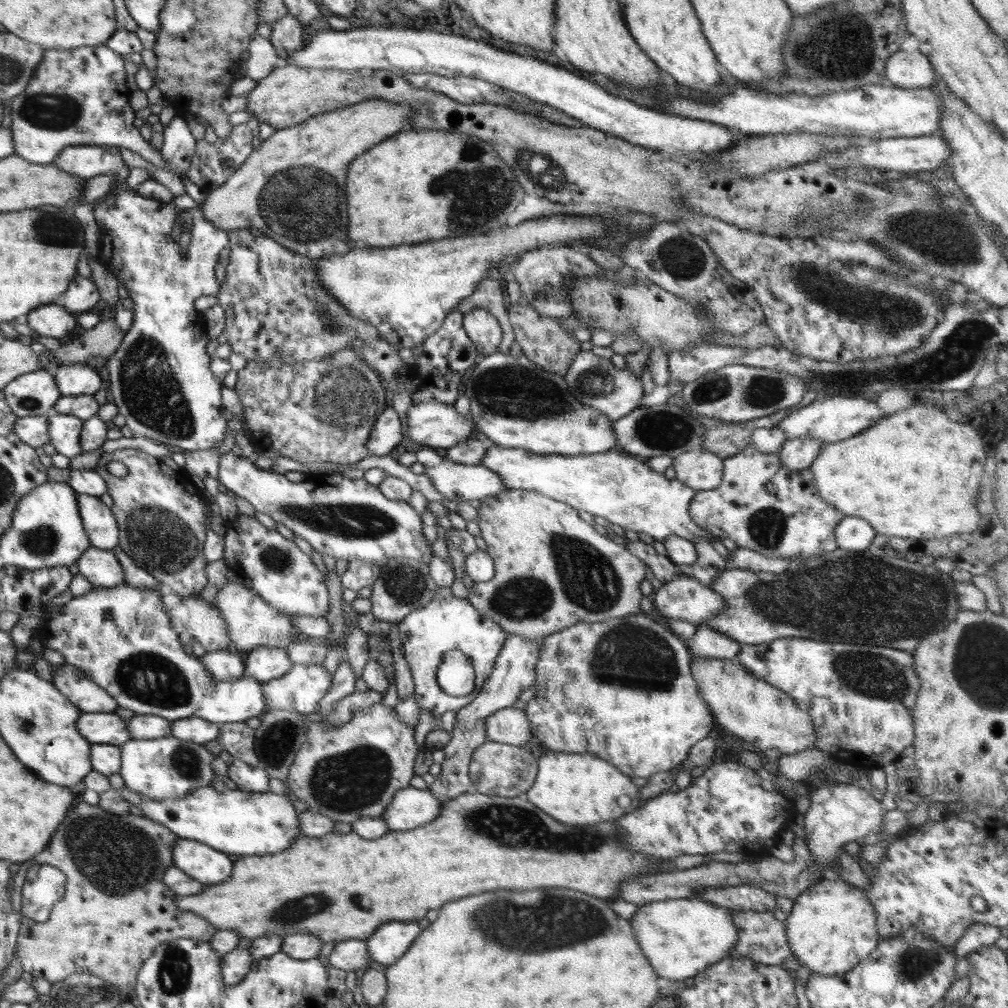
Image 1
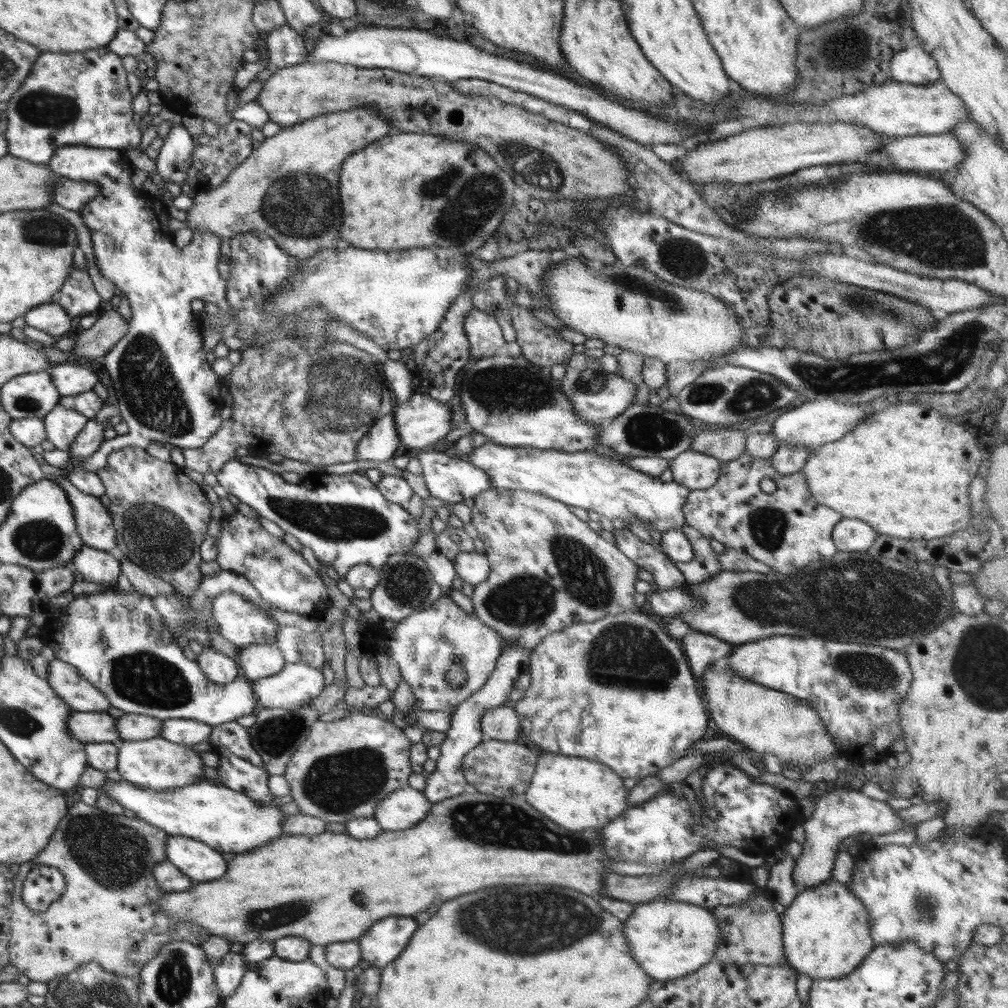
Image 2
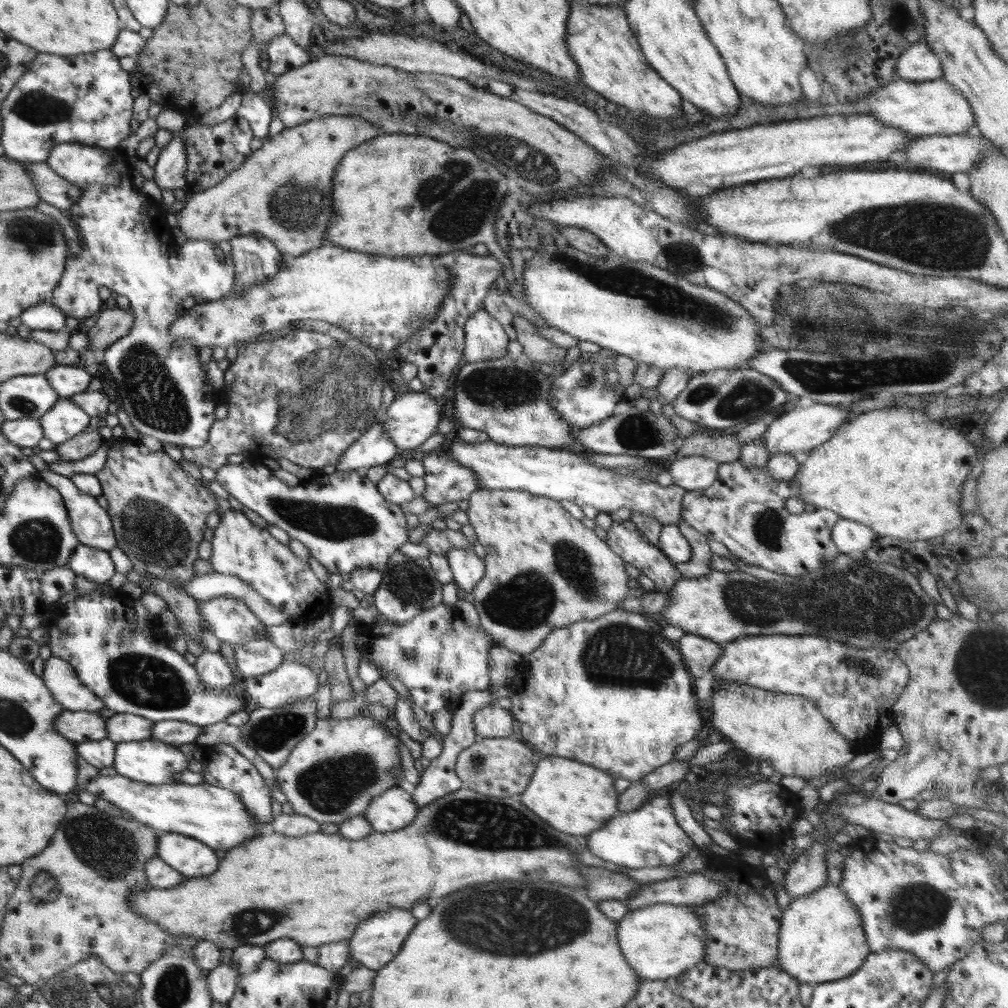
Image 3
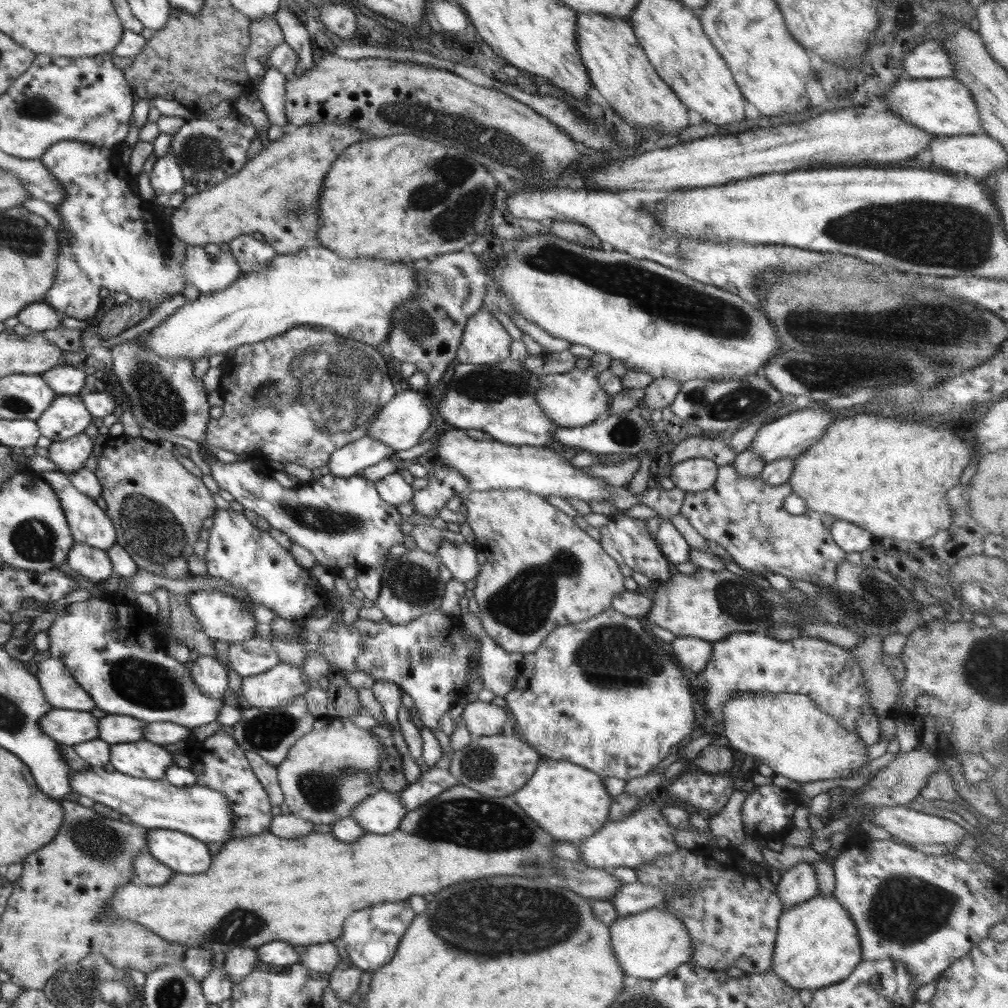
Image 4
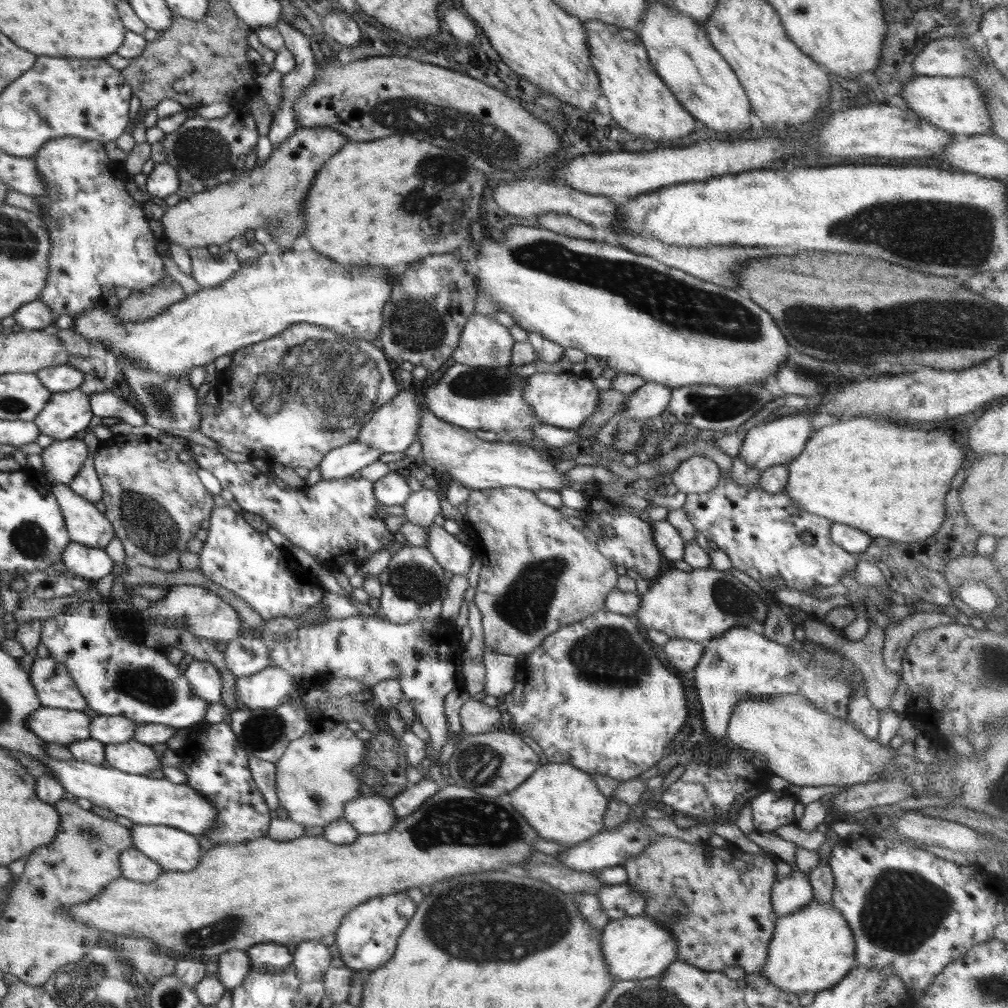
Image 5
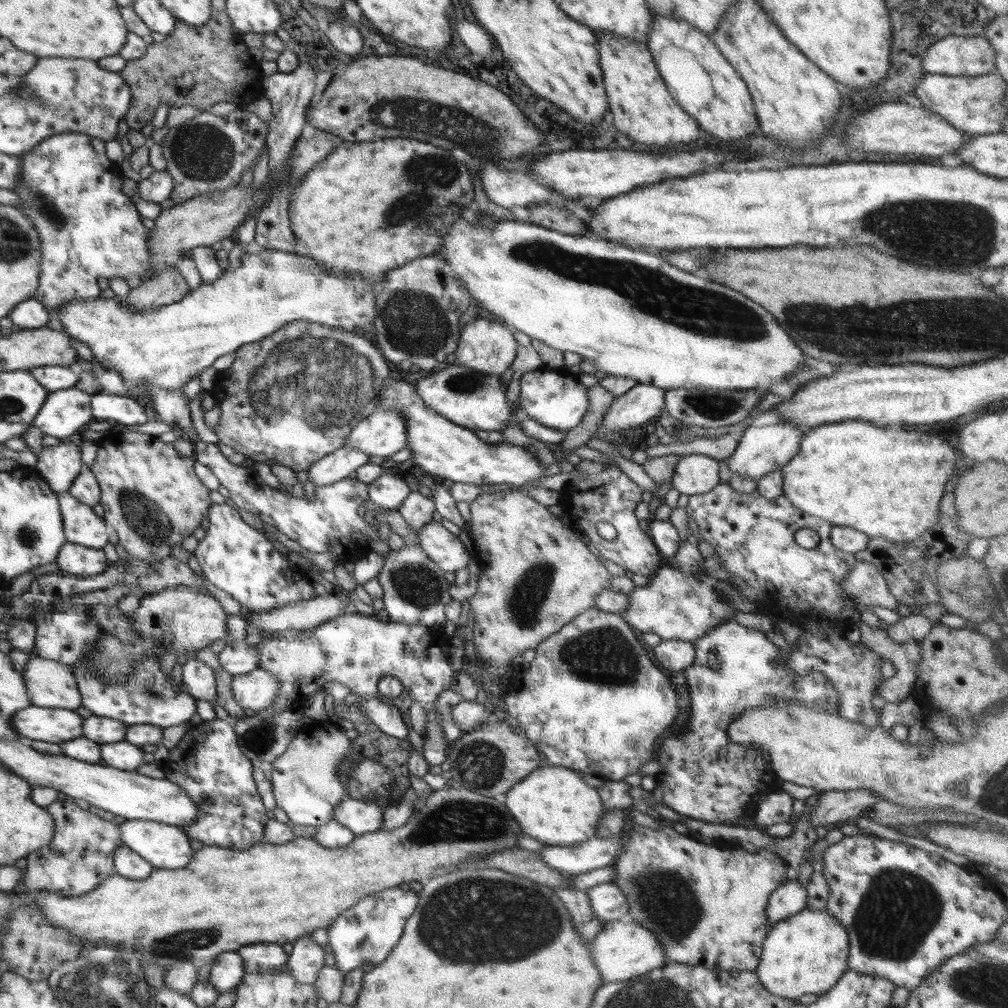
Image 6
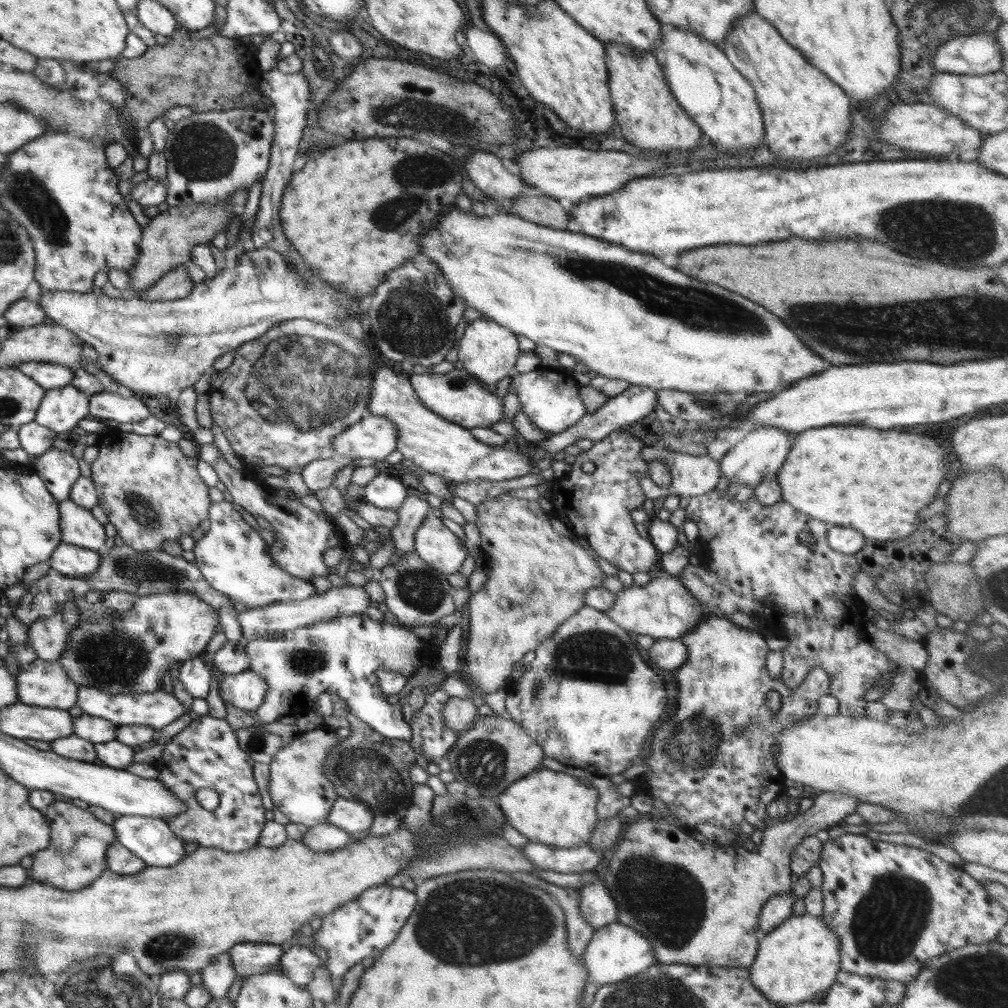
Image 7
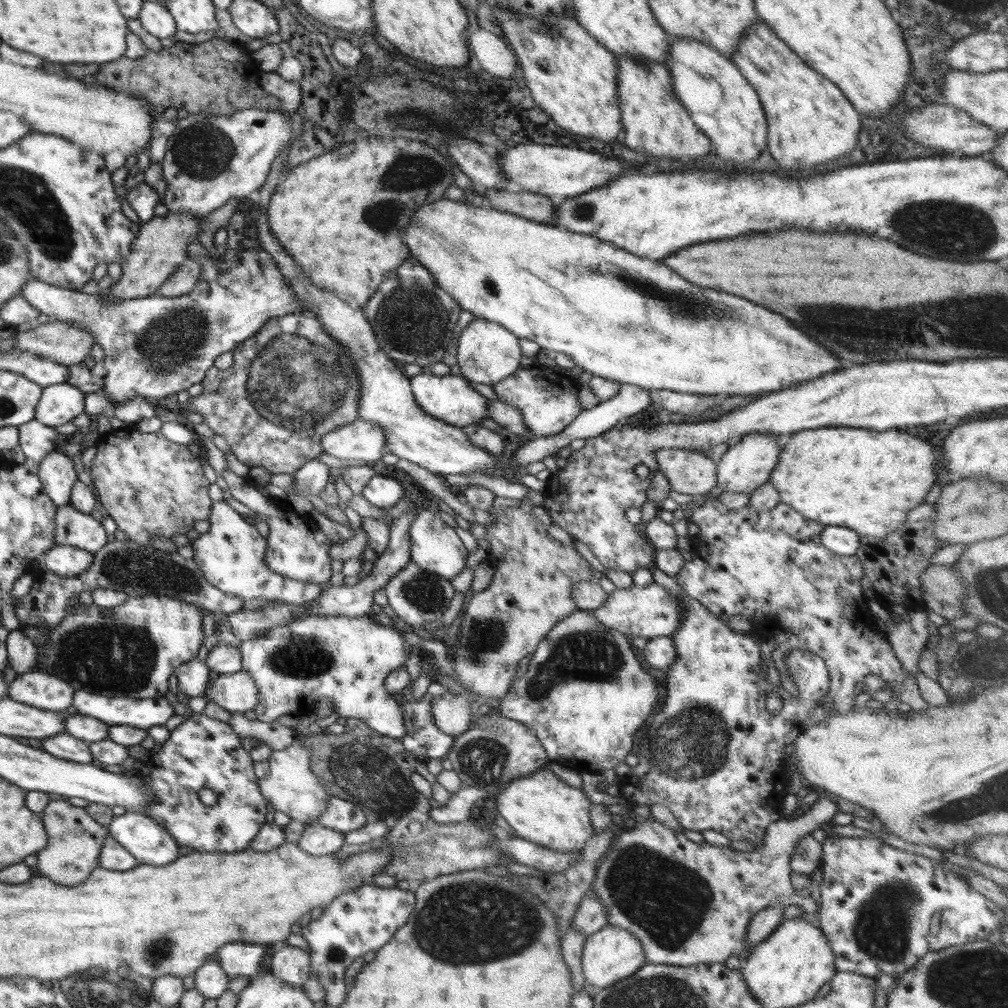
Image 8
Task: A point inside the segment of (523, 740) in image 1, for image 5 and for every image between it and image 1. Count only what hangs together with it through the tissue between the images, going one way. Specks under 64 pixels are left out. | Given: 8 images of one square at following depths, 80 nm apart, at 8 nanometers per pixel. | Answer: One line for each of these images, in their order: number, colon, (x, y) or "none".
2: (501, 723)
3: (492, 721)
4: (482, 718)
5: (476, 717)

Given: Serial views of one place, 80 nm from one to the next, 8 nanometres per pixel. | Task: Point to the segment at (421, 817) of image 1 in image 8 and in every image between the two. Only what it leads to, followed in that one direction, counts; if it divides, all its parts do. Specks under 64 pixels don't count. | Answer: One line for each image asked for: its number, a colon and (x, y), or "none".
2: (402, 808)
3: (393, 810)
4: (381, 813)
5: (370, 814)
6: (360, 816)
7: (353, 816)
8: (341, 815)

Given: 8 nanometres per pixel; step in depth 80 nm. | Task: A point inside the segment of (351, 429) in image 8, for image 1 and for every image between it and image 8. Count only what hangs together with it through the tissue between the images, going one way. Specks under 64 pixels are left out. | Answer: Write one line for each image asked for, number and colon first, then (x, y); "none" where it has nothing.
1: (434, 424)
2: (421, 421)
3: (412, 417)
4: (400, 423)
5: (393, 428)
6: (382, 433)
7: (373, 437)

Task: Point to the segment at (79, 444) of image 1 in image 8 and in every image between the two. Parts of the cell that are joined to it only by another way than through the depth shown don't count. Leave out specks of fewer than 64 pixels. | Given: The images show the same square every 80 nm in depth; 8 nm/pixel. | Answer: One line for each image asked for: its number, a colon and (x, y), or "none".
2: (62, 424)
3: (66, 420)
4: (68, 415)
5: (66, 413)
6: (67, 410)
7: (62, 408)
8: (59, 403)

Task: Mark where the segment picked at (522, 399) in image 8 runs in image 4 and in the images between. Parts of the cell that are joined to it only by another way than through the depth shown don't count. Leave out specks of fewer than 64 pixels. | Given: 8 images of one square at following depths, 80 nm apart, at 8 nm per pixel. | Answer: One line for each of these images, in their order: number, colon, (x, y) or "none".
4: (575, 398)
5: (565, 400)
6: (556, 399)
7: (550, 398)

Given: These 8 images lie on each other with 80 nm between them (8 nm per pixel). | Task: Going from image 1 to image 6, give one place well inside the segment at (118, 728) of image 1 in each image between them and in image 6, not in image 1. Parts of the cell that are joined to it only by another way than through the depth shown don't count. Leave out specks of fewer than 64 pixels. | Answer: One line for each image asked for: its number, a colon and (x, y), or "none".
2: (89, 727)
3: (78, 726)
4: (70, 727)
5: (62, 726)
6: (34, 722)

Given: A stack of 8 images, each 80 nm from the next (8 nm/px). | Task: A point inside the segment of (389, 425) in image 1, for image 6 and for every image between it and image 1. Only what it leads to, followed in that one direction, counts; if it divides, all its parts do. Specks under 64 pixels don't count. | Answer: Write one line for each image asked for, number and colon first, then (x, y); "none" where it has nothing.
2: (382, 442)
3: (374, 448)
4: (351, 460)
5: (347, 461)
6: (337, 466)

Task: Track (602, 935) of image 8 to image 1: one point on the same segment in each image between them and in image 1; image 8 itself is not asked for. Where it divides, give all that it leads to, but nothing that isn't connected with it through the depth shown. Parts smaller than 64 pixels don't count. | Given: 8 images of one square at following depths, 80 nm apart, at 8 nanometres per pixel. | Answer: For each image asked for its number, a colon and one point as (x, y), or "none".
1: (680, 937)
2: (669, 939)
3: (659, 941)
4: (648, 945)
5: (635, 948)
6: (623, 949)
7: (616, 952)

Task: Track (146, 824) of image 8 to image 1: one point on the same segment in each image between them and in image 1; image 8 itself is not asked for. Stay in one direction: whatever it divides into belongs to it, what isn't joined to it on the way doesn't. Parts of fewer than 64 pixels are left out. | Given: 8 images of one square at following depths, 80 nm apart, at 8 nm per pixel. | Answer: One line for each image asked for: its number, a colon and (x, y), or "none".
1: (198, 860)
2: (197, 860)
3: (193, 858)
4: (185, 854)
5: (173, 849)
6: (165, 846)
7: (151, 839)

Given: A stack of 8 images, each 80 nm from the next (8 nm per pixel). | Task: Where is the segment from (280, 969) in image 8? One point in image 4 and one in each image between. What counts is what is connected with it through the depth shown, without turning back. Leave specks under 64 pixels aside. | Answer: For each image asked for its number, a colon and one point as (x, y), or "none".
4: (320, 958)
5: (312, 959)
6: (306, 958)
7: (298, 963)

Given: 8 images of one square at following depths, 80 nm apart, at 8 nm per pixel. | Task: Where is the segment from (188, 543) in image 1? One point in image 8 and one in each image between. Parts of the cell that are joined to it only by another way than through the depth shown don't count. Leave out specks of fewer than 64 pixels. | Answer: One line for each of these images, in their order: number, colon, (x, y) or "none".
2: (161, 516)
3: (159, 512)
4: (158, 508)
5: (156, 502)
6: (151, 496)
7: (151, 492)
8: (151, 487)

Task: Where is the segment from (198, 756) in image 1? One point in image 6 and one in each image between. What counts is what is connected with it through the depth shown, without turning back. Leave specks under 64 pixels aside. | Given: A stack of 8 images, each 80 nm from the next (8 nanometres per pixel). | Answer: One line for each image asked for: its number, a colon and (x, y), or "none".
2: (156, 763)
3: (151, 761)
4: (142, 759)
5: (133, 757)
6: (125, 756)

